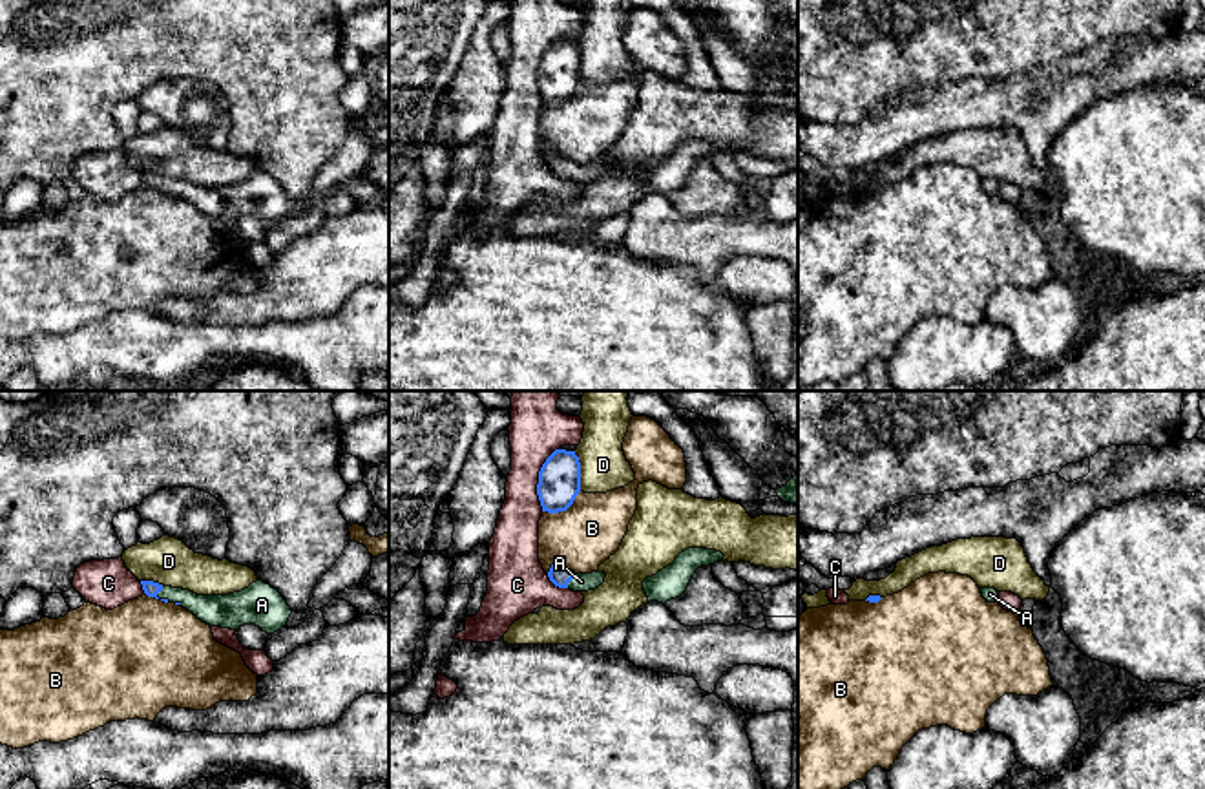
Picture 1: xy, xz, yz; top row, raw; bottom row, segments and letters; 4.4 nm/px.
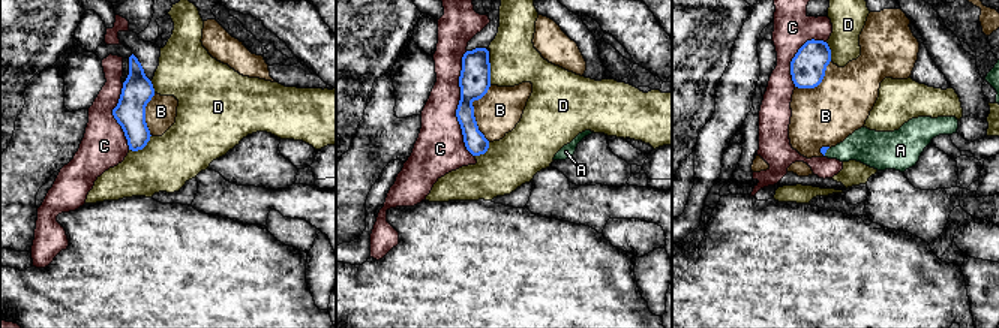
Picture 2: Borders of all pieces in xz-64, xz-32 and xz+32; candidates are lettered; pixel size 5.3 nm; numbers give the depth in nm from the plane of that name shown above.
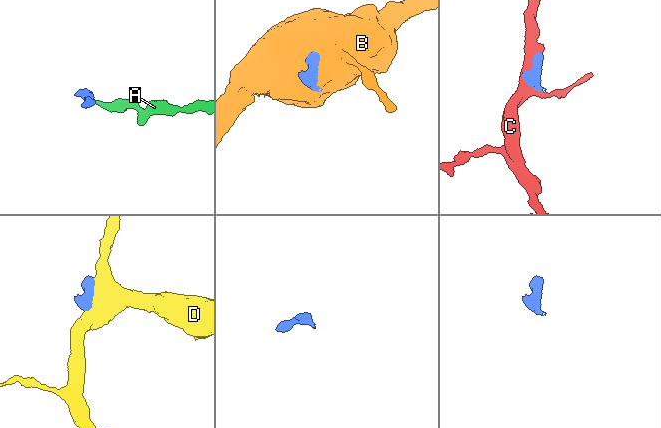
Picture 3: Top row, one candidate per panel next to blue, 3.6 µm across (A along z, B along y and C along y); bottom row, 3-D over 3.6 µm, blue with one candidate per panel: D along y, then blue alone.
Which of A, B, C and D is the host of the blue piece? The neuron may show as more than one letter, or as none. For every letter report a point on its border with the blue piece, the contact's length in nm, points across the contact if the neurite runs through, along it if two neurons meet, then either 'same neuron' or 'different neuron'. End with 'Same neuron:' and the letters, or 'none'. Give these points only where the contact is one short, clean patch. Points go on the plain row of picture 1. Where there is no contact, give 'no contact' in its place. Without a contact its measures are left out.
A: contact xy (157, 189); length 70 nm; way xy (150, 179), (157, 189), (181, 187), (212, 201); same neuron
B: contact xz (563, 101); length 190 nm; different neuron
C: contact xz (539, 70); length 280 nm; different neuron
D: contact xz (579, 63); length 180 nm; different neuron
Same neuron: A

